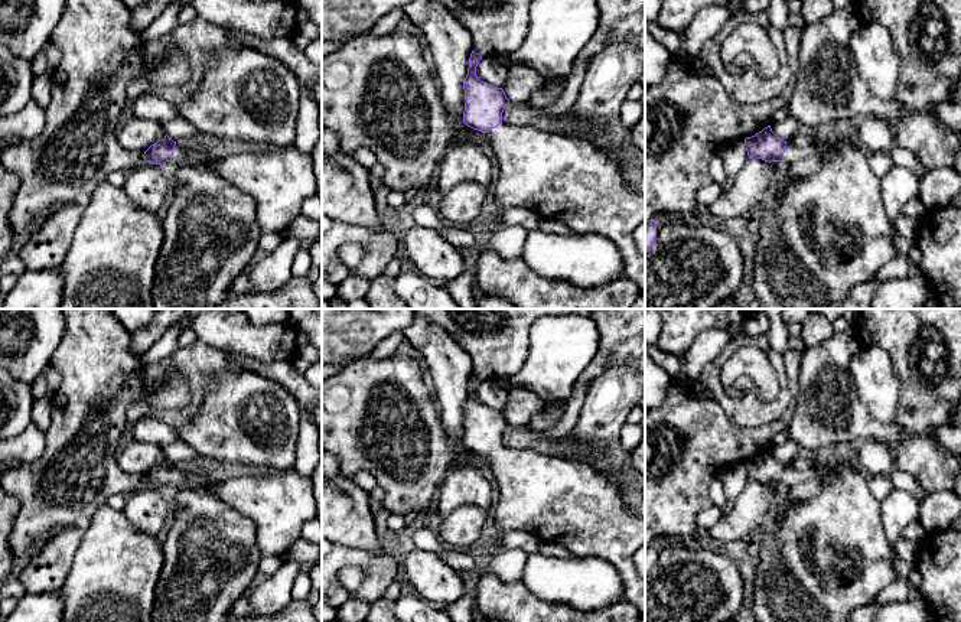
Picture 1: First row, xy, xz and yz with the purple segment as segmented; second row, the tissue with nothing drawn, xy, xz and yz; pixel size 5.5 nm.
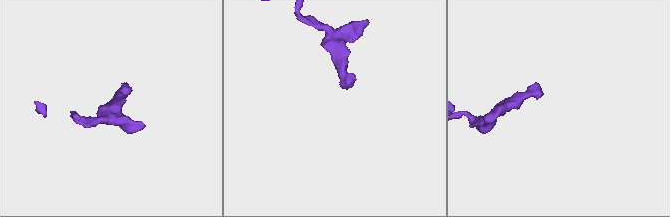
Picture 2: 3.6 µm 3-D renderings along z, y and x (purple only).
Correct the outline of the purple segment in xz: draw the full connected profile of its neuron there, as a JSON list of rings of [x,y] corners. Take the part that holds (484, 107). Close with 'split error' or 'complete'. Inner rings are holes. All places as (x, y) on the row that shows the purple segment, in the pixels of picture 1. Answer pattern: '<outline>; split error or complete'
[[[472,51],[468,75],[463,81],[463,123],[478,131],[488,133],[498,163],[495,202],[499,208],[522,206],[544,221],[557,221],[576,234],[597,234],[612,240],[623,261],[622,277],[633,281],[645,292],[645,254],[635,245],[633,231],[645,222],[645,193],[632,190],[620,167],[620,162],[596,147],[587,139],[564,133],[544,131],[534,126],[508,126],[502,113],[509,102],[502,88],[496,88],[476,76],[482,56]]]; split error

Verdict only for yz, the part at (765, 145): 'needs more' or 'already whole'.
needs more

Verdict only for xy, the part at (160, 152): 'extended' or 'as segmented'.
extended

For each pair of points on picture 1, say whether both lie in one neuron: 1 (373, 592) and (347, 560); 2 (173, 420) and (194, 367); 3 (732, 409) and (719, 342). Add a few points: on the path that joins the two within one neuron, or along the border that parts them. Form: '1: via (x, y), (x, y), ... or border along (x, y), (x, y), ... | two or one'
1: via (373, 580), (373, 572), (358, 560) | one
2: via (188, 412), (195, 404), (195, 381) | one
3: border along (732, 338), (704, 367), (700, 380) | two

